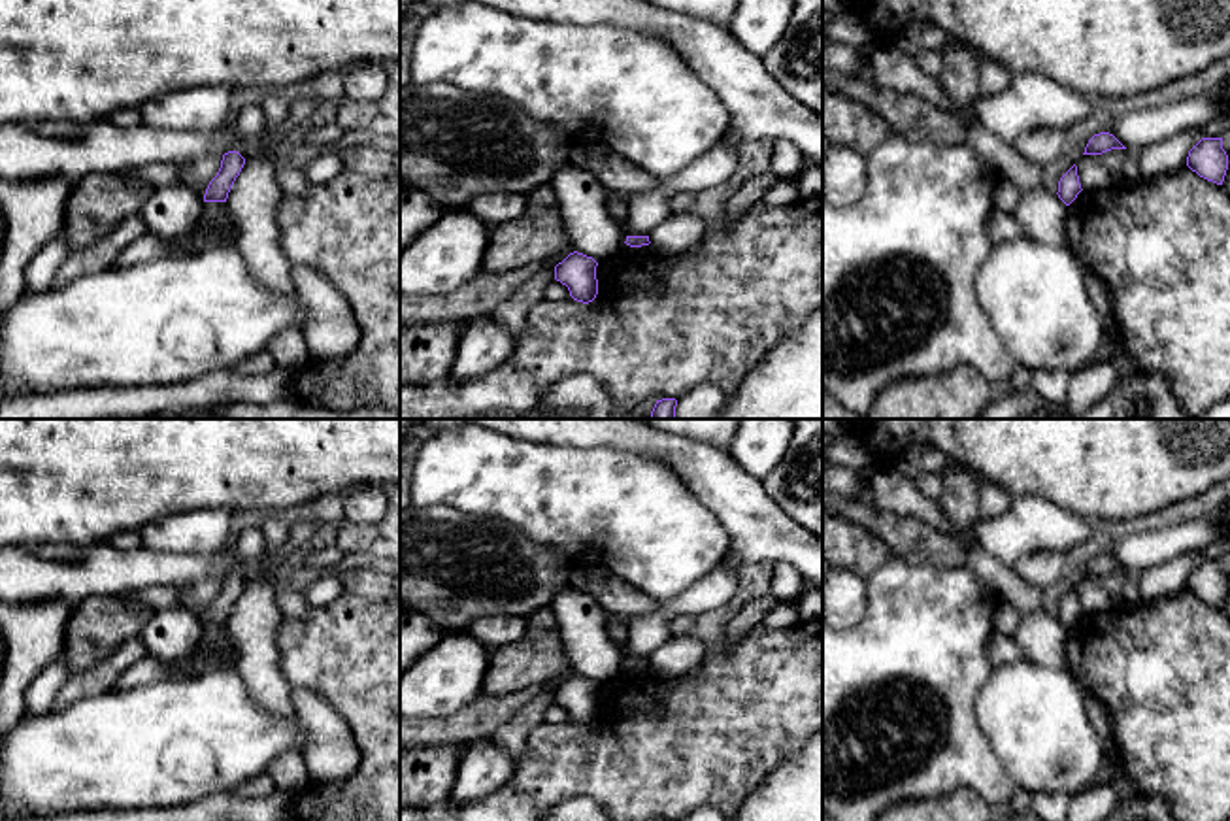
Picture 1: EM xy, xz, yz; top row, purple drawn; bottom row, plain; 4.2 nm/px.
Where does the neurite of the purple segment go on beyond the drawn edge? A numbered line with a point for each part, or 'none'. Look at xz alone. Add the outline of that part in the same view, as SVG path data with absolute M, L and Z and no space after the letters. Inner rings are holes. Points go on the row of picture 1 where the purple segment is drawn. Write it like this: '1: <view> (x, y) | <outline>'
none

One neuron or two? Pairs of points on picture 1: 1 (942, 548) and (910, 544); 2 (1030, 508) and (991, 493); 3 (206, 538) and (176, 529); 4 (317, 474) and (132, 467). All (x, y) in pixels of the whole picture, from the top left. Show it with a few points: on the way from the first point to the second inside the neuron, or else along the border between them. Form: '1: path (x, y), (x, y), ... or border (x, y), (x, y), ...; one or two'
1: path (934, 548), (917, 544); one
2: border (1013, 497), (1000, 514), (981, 518); two
3: path (199, 533), (183, 533); one
4: path (272, 467), (178, 467); one

